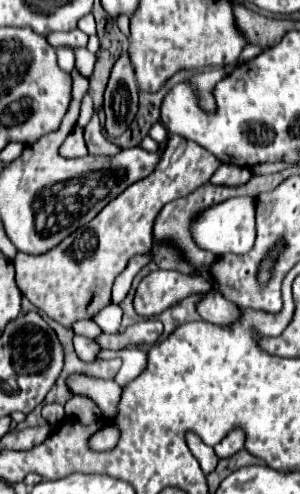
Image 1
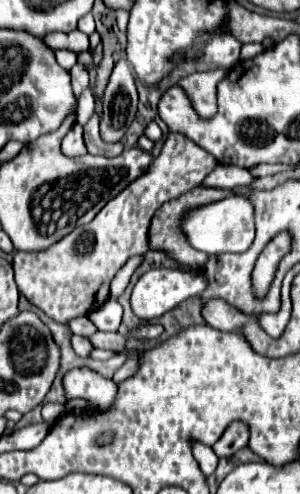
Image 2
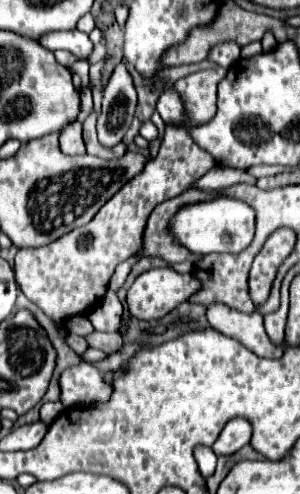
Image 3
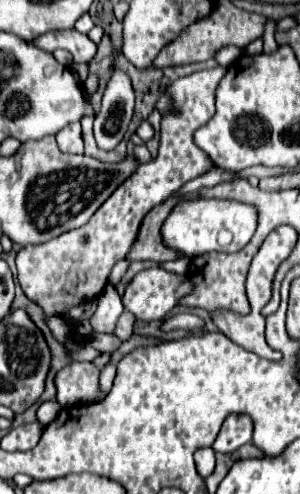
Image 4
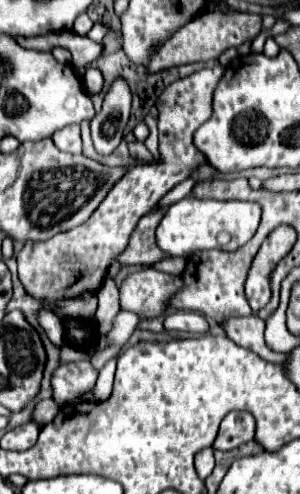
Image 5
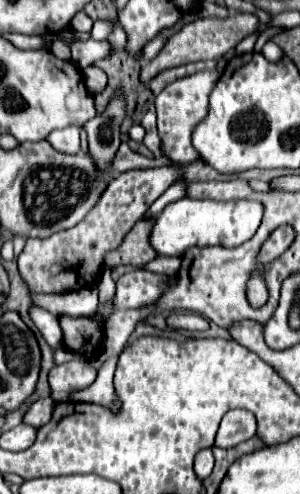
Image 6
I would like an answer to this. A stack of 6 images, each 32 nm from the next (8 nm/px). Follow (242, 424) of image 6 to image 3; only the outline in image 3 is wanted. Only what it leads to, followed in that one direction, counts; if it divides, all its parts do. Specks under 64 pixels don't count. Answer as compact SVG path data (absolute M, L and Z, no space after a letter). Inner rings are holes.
M234 418L226 424L220 438L214 442L212 450L218 456L230 456L230 454L238 452L242 446L246 446L250 442L250 434L252 434L252 426L248 424L248 420Z

